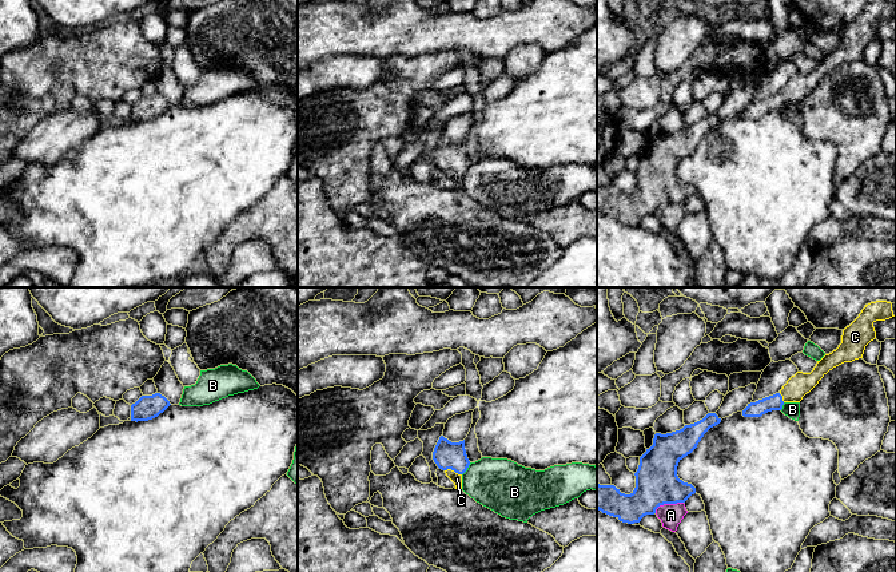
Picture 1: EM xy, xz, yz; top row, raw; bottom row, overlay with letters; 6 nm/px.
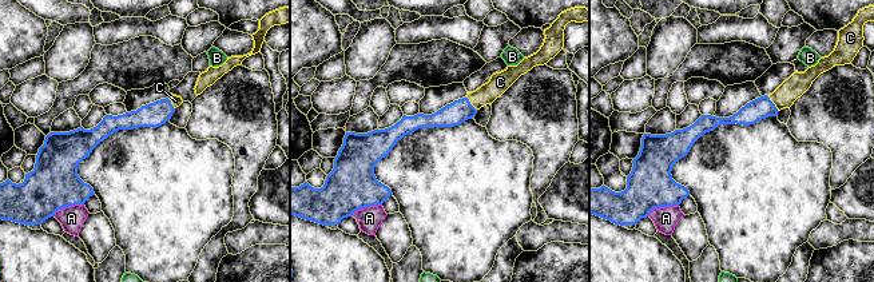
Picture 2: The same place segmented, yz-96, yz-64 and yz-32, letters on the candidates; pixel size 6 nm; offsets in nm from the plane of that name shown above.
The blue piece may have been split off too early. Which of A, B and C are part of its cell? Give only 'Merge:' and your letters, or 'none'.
Merge: C

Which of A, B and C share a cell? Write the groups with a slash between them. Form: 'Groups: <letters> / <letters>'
Groups: A / B / C

